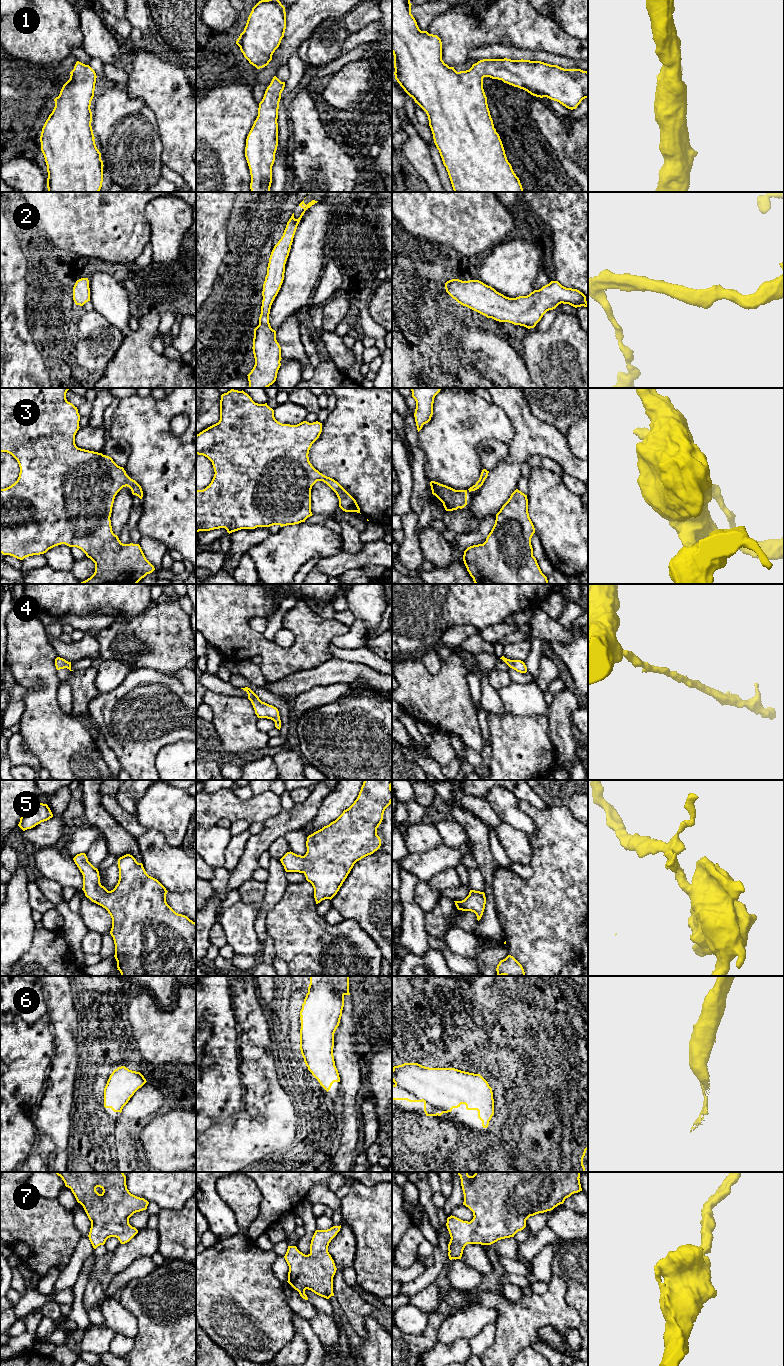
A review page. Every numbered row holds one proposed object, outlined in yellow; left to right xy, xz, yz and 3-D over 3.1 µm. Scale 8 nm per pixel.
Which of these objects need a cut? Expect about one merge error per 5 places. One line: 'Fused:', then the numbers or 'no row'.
Fused: 6

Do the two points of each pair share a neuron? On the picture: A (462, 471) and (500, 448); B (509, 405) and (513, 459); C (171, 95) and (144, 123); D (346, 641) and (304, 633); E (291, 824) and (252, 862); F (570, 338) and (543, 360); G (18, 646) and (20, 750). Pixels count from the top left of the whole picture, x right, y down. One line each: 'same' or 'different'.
A: different
B: same
C: different
D: different
E: same
F: same
G: different

